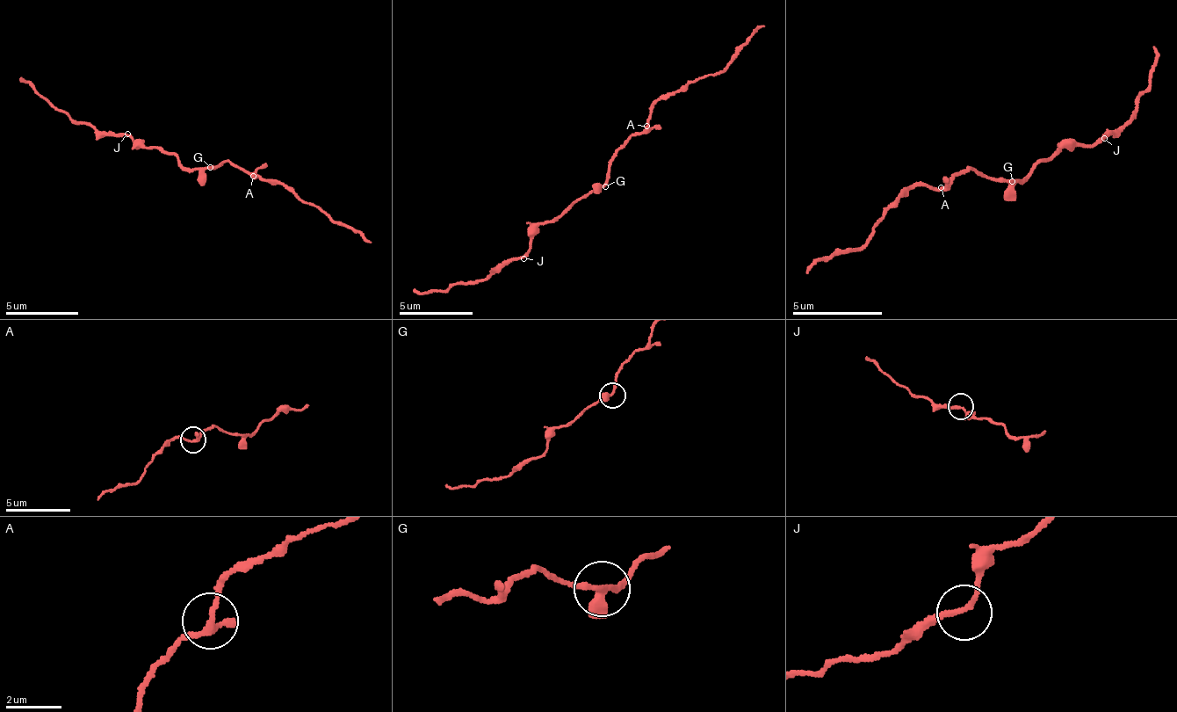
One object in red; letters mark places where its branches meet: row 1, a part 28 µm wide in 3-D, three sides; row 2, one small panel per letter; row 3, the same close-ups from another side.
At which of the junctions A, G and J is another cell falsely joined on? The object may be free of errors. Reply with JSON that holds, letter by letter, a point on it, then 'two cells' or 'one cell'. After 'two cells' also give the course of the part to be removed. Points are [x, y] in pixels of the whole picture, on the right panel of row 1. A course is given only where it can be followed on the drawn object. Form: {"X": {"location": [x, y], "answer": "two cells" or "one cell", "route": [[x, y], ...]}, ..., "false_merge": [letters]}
{"A": {"location": [941, 187], "answer": "two cells", "route": [[942, 186], [924, 183], [898, 197], [863, 246], [832, 252], [806, 272]]}, "G": {"location": [1012, 181], "answer": "one cell"}, "J": {"location": [1104, 138], "answer": "one cell"}, "false_merge": ["A"]}

